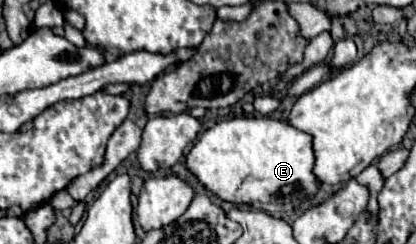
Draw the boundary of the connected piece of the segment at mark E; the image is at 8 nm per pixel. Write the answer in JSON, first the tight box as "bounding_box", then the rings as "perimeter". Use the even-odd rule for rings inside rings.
{"bounding_box":[185,116,319,213],"perimeter":[[[241,116],[219,121],[211,129],[203,131],[185,155],[185,165],[197,177],[199,185],[217,195],[221,201],[229,201],[236,206],[248,205],[267,213],[293,213],[295,207],[309,201],[309,195],[317,193],[319,181],[313,175],[313,163],[311,137],[293,129],[289,123],[269,116]]]}

